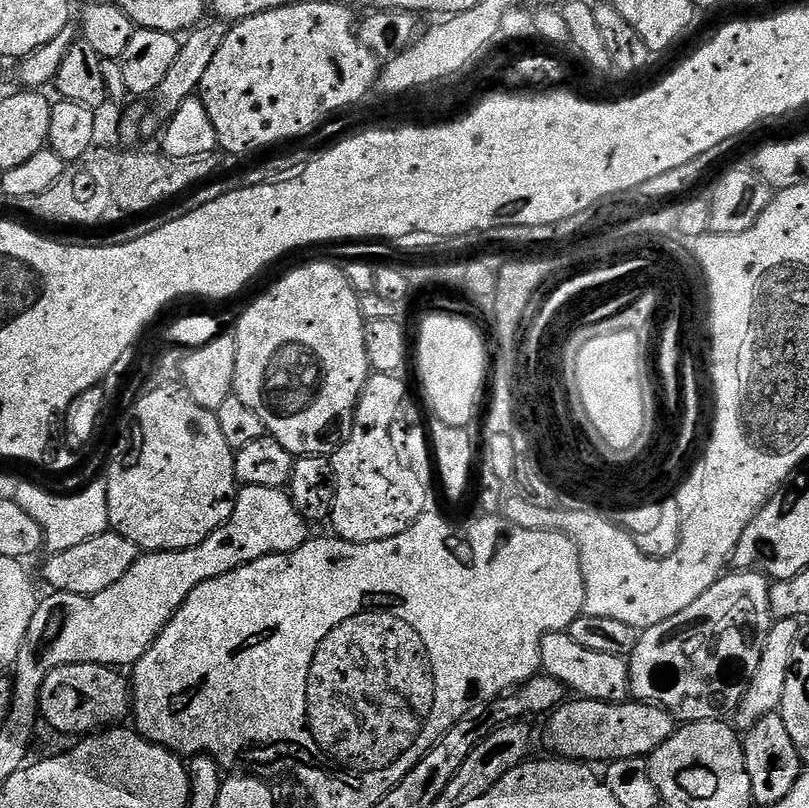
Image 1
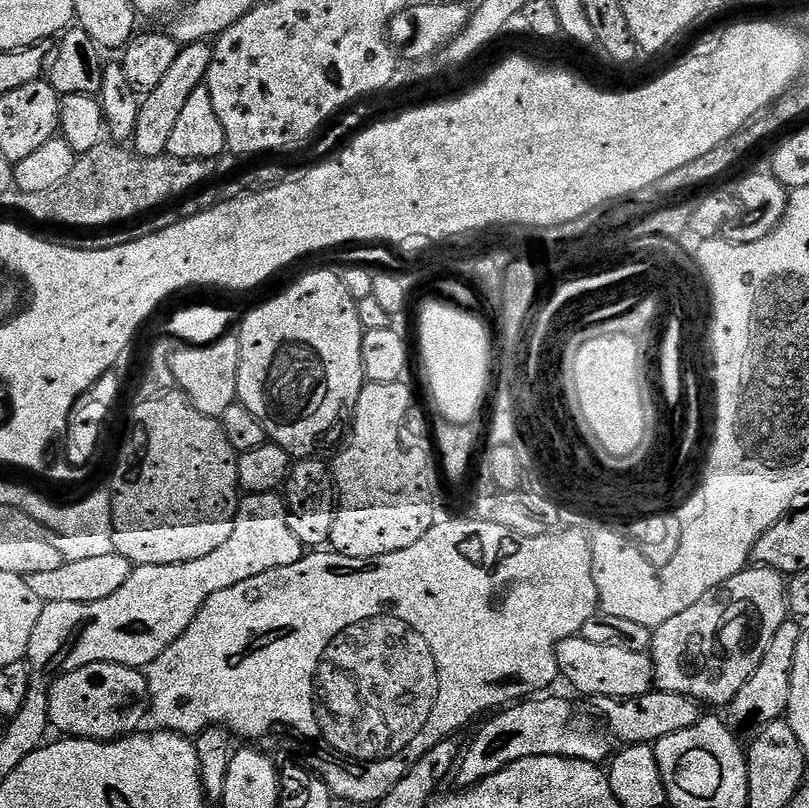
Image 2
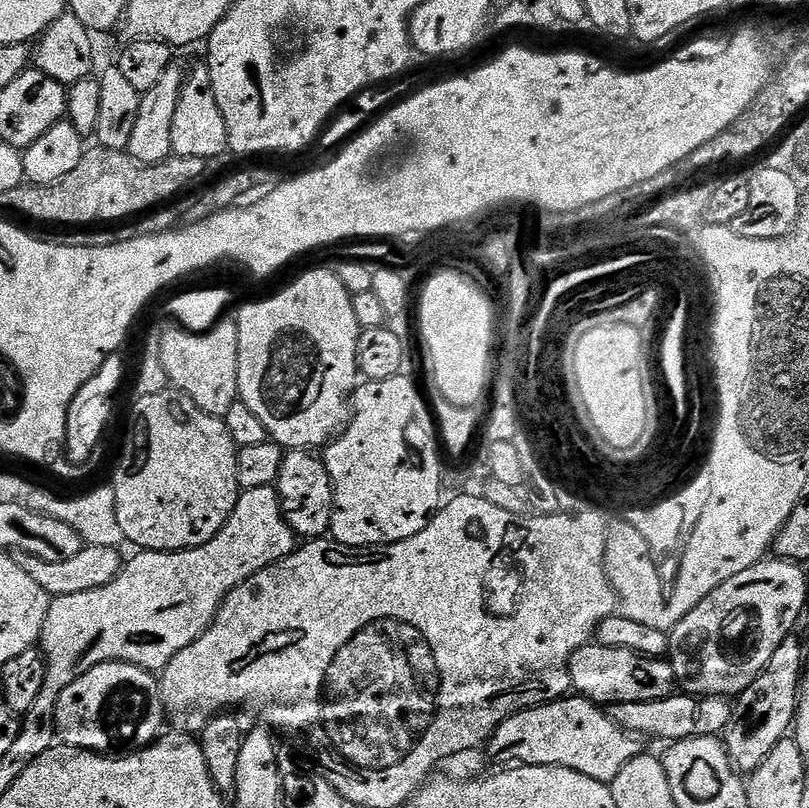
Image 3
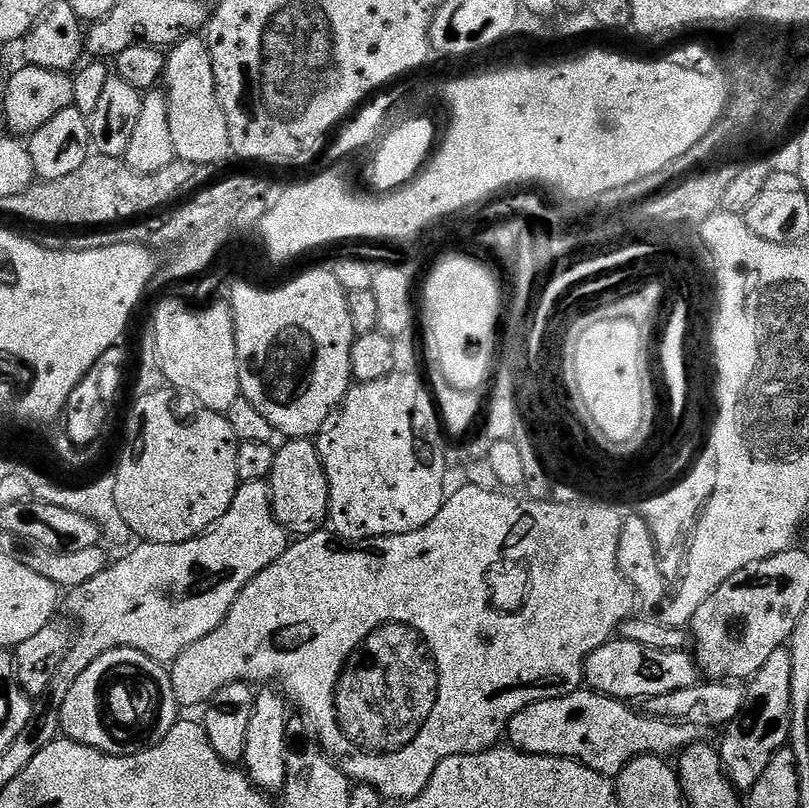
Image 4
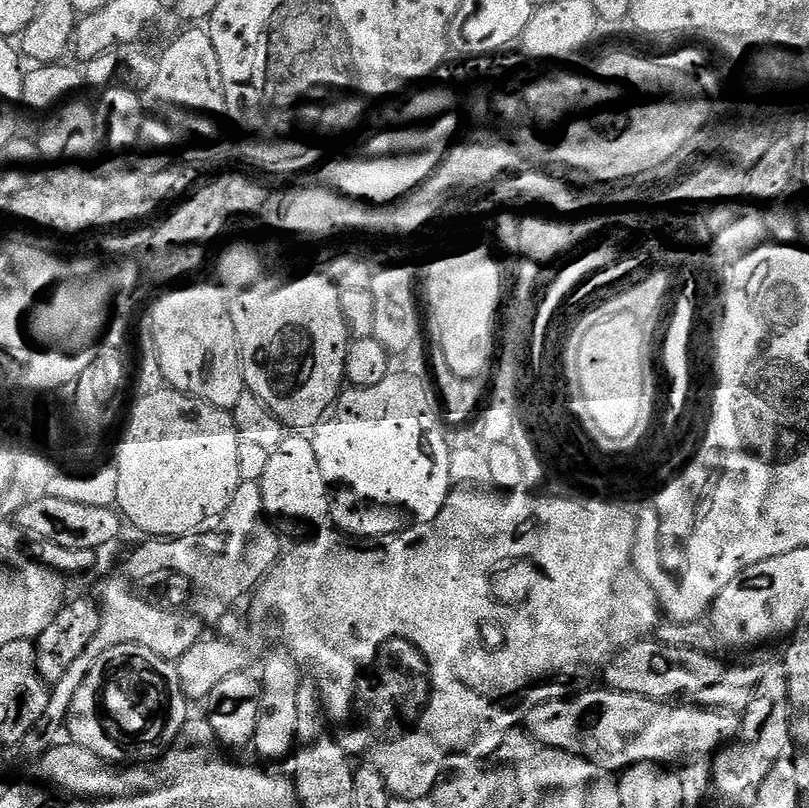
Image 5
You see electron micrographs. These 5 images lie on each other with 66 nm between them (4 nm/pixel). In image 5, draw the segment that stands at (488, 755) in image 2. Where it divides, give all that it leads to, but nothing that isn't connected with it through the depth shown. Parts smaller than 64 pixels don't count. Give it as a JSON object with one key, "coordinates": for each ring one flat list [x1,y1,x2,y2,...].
{"coordinates":[[600,687,534,709,526,721,531,739,545,748,581,756,594,766,619,774,636,764,676,766,672,764,711,757,736,740,741,731,741,717,731,712,707,706,691,708,688,702,647,700,638,694]]}

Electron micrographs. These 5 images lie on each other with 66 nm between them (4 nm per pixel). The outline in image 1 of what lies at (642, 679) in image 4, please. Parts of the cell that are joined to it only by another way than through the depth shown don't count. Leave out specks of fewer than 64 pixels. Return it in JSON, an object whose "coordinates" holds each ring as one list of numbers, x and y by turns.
{"coordinates":[[567,631,548,632,540,643,540,667,561,684,572,688,577,697,586,700,620,702,629,695,628,662,623,655,614,652,590,650,568,635]]}

